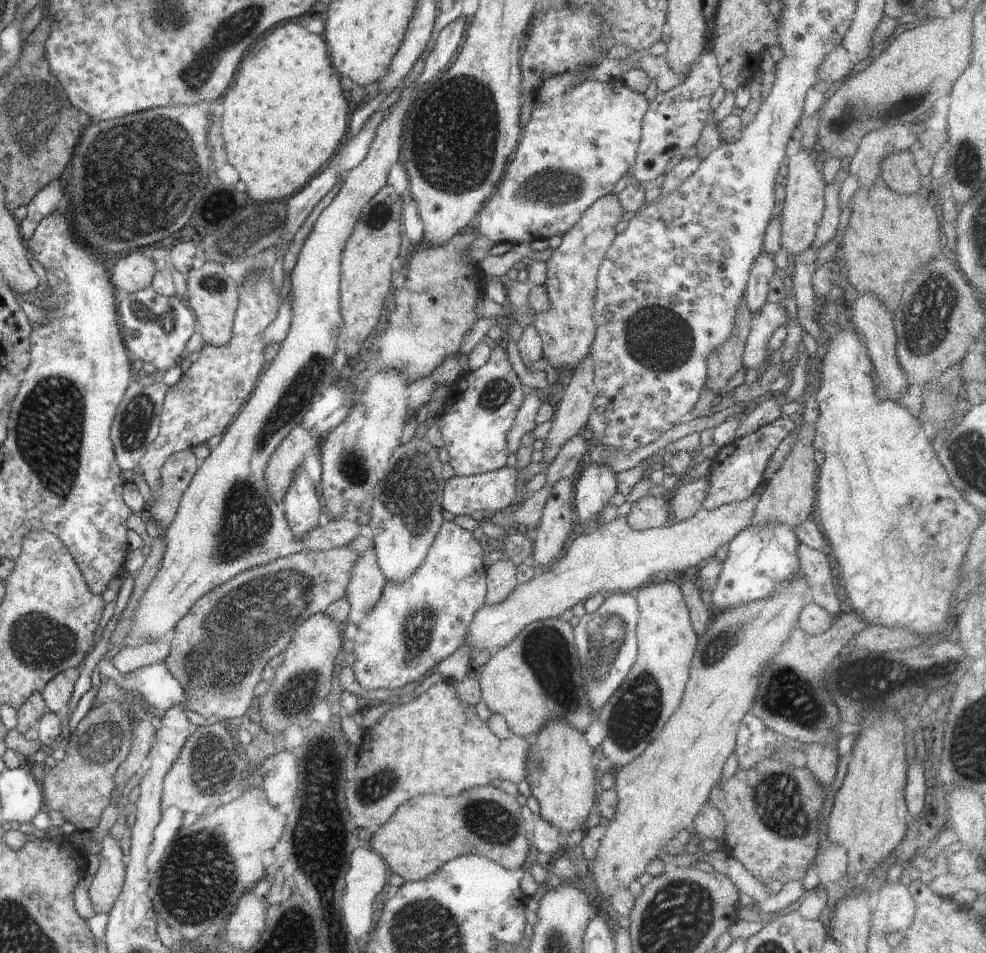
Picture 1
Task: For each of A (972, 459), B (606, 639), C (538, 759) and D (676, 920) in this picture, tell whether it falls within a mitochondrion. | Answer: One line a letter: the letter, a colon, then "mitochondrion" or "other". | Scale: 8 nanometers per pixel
A: mitochondrion
B: mitochondrion
C: mitochondrion
D: mitochondrion

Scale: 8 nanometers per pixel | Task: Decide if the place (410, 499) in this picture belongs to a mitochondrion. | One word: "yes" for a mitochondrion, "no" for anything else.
yes

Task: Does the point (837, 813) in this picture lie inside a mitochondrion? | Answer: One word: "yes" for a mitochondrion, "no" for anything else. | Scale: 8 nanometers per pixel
no

